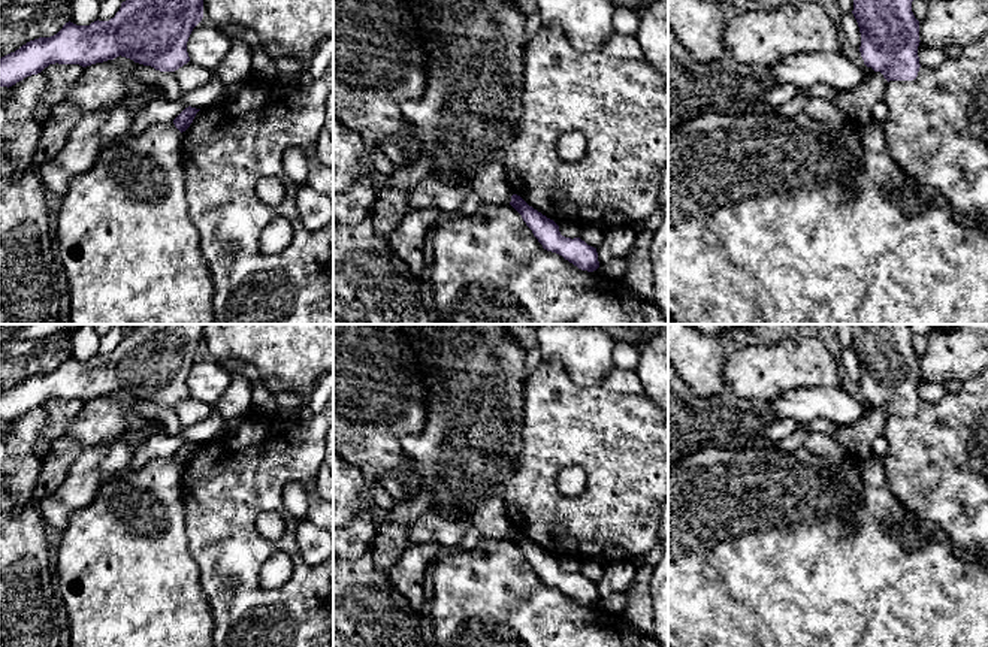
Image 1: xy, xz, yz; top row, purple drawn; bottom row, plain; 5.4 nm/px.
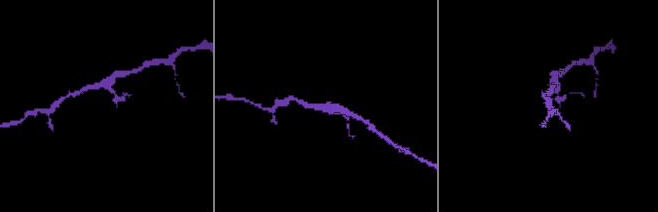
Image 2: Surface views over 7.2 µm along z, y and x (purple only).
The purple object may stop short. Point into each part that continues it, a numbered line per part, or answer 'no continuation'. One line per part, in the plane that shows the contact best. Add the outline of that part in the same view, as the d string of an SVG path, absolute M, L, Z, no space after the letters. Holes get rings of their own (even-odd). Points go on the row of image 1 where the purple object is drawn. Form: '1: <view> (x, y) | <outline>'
no continuation

